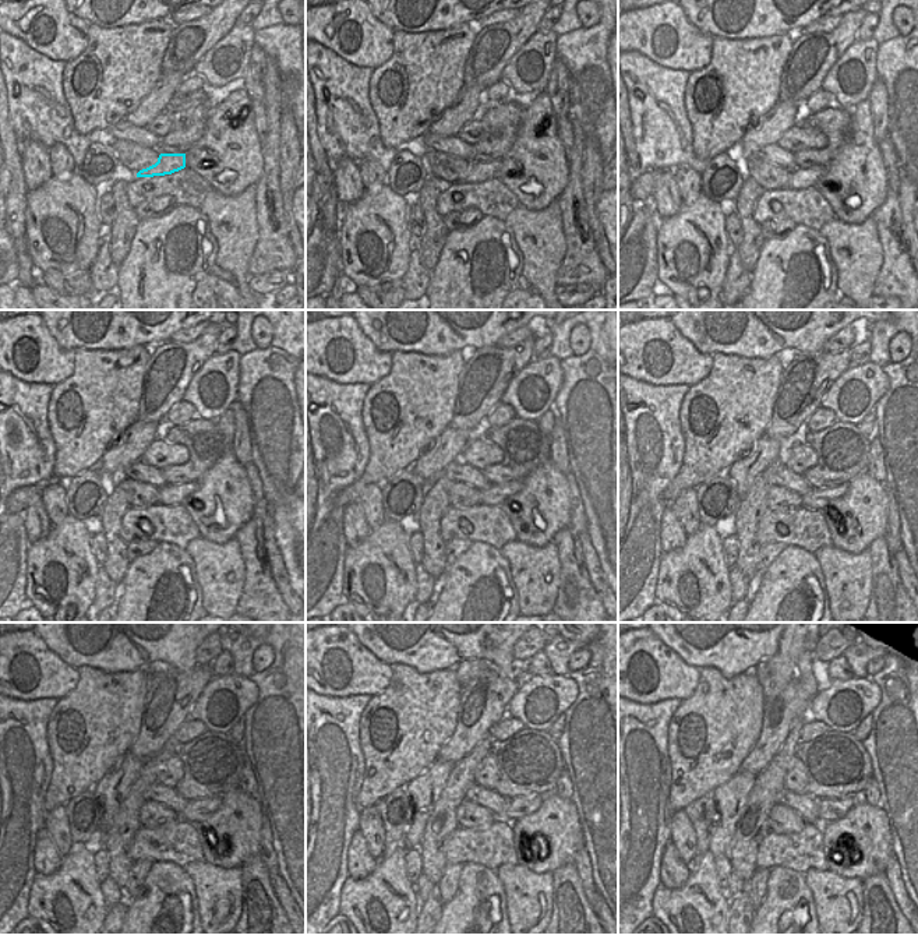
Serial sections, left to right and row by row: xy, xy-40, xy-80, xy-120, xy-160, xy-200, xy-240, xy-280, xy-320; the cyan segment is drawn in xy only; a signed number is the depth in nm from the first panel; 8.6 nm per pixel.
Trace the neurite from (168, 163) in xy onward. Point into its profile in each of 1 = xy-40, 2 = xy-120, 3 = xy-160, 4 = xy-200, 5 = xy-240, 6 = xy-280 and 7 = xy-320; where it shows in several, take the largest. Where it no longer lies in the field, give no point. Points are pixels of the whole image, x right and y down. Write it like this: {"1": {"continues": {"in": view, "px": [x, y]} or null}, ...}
{"1": {"continues": {"in": "xy-40", "px": [490, 165]}}, "2": {"continues": {"in": "xy-120", "px": [169, 494]}}, "3": {"continues": {"in": "xy-160", "px": [495, 494]}}, "4": {"continues": {"in": "xy-200", "px": [816, 498]}}, "5": {"continues": {"in": "xy-240", "px": [196, 811]}}, "6": {"continues": {"in": "xy-280", "px": [518, 807]}}, "7": {"continues": {"in": "xy-320", "px": [828, 810]}}}

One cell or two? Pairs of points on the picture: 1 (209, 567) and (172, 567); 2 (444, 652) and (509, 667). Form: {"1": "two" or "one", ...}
{"1": "two", "2": "one"}

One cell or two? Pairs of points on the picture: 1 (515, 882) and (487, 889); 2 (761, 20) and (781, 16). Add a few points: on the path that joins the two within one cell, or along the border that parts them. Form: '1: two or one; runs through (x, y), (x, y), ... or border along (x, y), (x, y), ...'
1: two; border along (494, 870), (502, 885), (508, 917)
2: one; runs through (766, 16), (776, 16)

